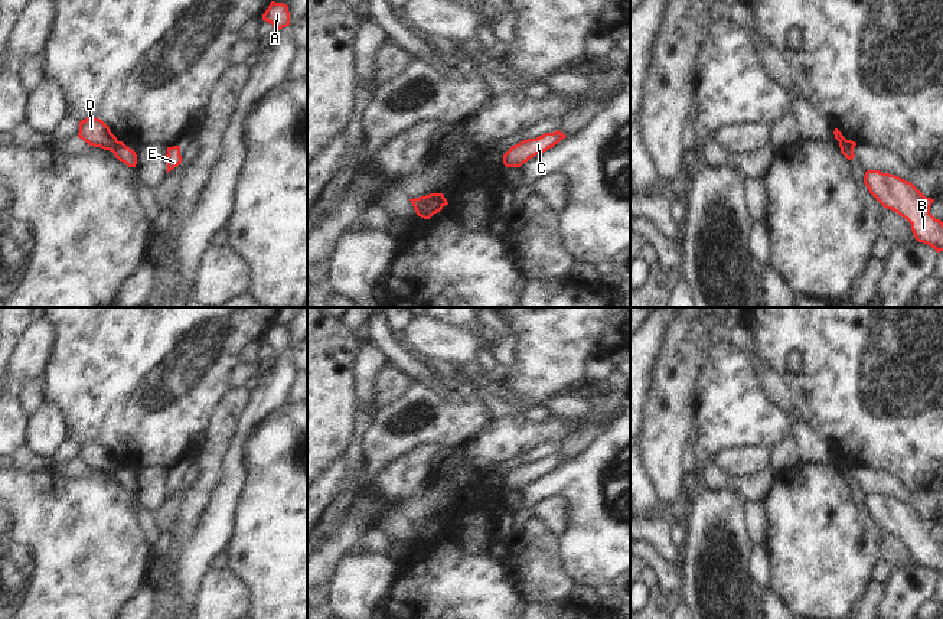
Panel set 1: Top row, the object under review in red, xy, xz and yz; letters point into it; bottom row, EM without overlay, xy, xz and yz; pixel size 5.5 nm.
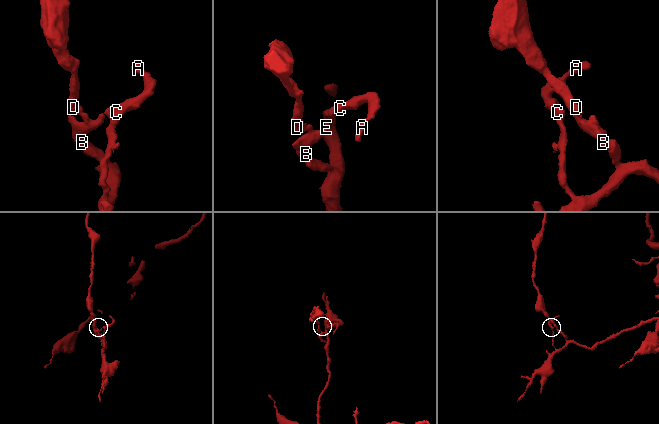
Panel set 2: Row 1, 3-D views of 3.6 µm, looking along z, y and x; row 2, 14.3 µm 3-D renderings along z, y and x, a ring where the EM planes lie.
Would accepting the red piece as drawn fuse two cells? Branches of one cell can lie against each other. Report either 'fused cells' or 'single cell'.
fused cells

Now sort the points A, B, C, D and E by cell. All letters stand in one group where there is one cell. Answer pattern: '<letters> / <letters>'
A B C E / D

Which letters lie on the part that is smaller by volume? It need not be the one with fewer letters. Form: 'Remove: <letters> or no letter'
Remove: D

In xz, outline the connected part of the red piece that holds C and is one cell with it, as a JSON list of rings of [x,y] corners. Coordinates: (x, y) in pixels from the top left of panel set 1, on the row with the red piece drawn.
[[[557,130],[554,133],[545,133],[536,139],[522,140],[503,154],[503,164],[506,167],[521,167],[529,159],[554,147],[565,137],[564,133]]]

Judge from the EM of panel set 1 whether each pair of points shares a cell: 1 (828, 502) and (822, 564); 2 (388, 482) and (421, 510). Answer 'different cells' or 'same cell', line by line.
1: same cell
2: different cells

